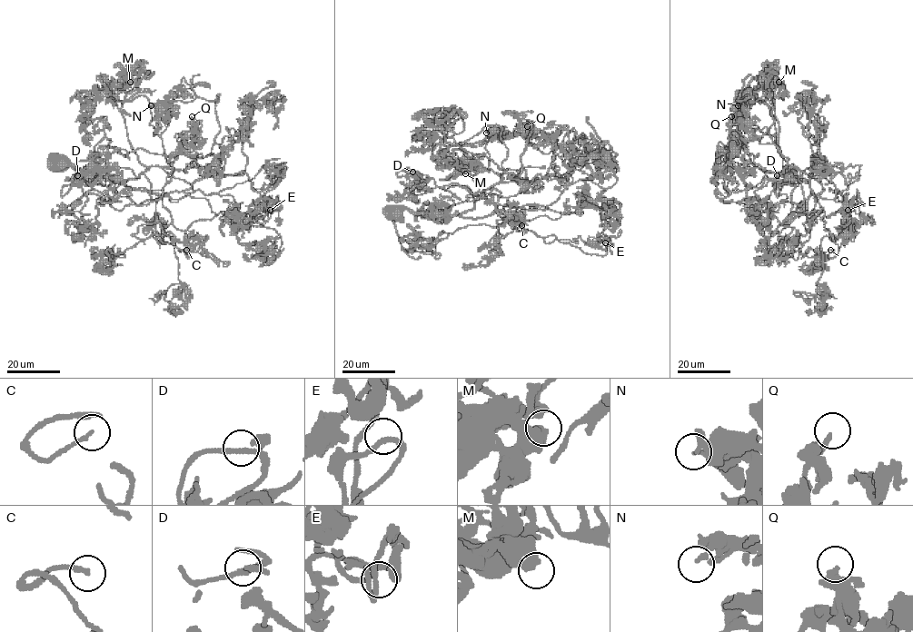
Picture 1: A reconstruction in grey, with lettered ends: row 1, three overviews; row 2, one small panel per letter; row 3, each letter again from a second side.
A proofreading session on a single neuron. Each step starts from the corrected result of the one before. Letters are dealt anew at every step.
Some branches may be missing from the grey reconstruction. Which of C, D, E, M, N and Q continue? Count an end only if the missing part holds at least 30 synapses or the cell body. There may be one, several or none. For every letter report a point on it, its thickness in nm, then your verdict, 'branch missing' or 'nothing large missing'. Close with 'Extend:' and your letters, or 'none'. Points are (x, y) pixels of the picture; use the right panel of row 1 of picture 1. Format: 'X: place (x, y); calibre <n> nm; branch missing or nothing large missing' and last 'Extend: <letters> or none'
C: place (830, 250); calibre 160 nm; nothing large missing
D: place (777, 175); calibre 200 nm; nothing large missing
E: place (848, 210); calibre 150 nm; nothing large missing
M: place (779, 82); calibre 500 nm; nothing large missing
N: place (738, 105); calibre 200 nm; nothing large missing
Q: place (731, 116); calibre 340 nm; nothing large missing
Extend: none

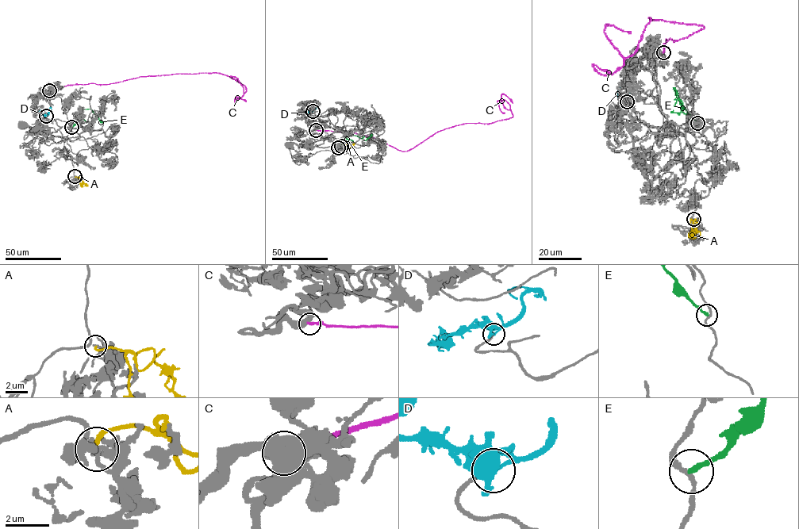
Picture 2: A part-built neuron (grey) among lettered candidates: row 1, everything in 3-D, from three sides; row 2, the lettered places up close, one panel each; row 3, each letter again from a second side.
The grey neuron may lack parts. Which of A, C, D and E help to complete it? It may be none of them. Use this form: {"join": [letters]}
{"join": ["D"]}

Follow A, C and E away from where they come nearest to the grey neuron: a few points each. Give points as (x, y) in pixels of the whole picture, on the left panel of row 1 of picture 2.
A: (74, 176), (80, 184), (82, 182), (88, 185)
C: (49, 90), (148, 75), (214, 72), (240, 82), (244, 93), (238, 79), (231, 76), (237, 80)
E: (71, 127), (83, 109), (90, 109), (101, 122), (105, 120)

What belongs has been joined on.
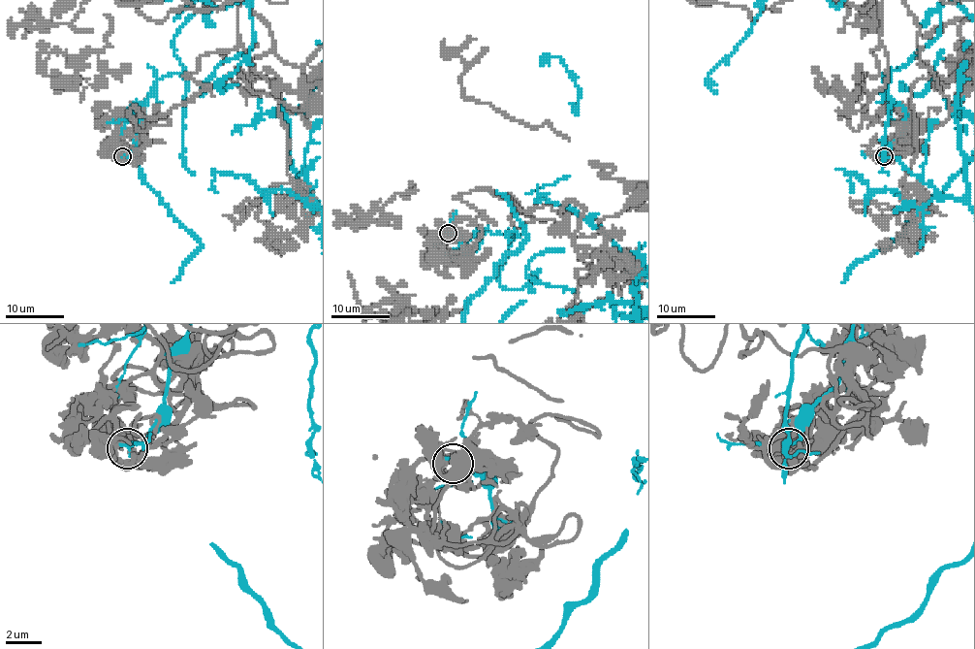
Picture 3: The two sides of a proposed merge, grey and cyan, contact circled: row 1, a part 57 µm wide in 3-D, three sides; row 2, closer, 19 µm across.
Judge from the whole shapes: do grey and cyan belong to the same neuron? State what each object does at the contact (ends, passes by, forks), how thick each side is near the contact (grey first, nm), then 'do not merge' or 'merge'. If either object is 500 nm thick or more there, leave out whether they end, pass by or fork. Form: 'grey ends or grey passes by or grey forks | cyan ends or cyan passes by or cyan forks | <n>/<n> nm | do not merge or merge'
grey forks | cyan ends | 280/260 nm | do not merge

